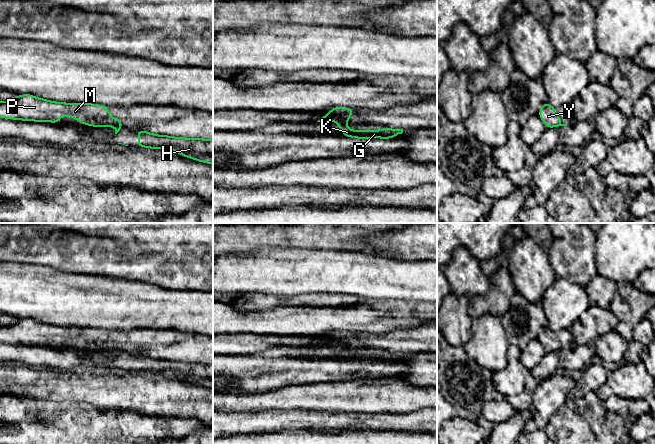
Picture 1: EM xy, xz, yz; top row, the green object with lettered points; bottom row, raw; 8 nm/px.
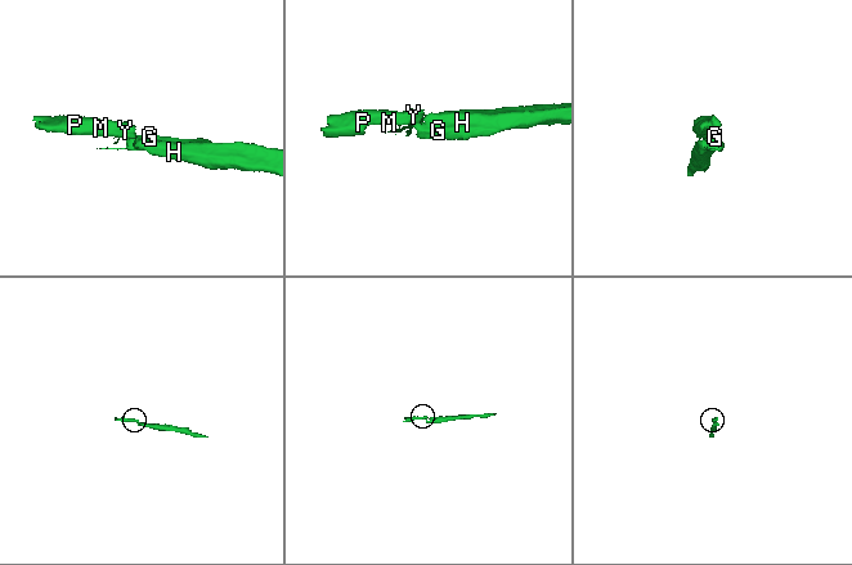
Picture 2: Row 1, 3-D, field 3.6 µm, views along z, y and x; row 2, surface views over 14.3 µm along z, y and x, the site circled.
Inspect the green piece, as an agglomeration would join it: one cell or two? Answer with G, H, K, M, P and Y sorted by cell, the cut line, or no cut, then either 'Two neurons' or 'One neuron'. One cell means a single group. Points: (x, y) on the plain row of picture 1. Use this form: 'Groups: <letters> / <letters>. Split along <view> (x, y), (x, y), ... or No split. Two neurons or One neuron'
Groups: G H K / M P Y. Split along xz (336, 344), (343, 344), (345, 346). Two neurons

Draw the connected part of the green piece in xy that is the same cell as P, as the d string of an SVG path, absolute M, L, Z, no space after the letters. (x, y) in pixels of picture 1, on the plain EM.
M31 318L18 319L15 323L9 325L0 325L0 341L6 343L16 343L16 344L24 344L24 345L37 345L37 346L45 346L46 344L49 347L58 347L58 345L62 342L63 339L70 340L79 346L82 346L85 350L90 349L93 351L97 350L121 350L122 344L116 343L109 338L109 332L104 329L97 328L79 328L79 327L63 327L63 326L54 326L50 324L45 324L42 322L37 322Z

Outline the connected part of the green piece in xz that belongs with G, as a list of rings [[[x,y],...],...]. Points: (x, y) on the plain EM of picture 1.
[[[338,344],[336,346],[339,353],[343,356],[344,361],[359,362],[362,364],[376,361],[381,363],[394,362],[403,357],[403,353],[390,353],[387,351],[380,354],[350,354],[344,344]]]

